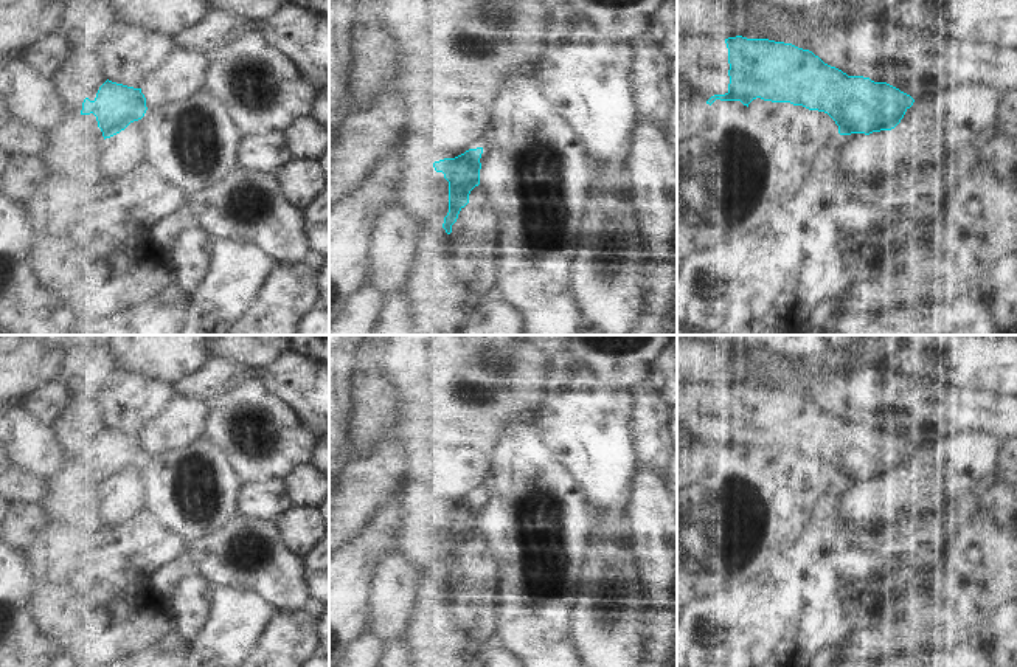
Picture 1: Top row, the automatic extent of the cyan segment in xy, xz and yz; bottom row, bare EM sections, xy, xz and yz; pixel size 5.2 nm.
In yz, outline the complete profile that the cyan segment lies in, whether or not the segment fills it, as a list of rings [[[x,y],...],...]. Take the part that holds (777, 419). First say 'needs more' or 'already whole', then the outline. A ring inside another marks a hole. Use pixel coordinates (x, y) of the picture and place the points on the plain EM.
needs more | [[[677,386],[677,427],[702,442],[706,451],[741,448],[744,453],[761,445],[772,450],[790,450],[809,458],[828,461],[838,473],[840,482],[894,476],[915,447],[887,430],[874,430],[863,423],[848,423],[824,411],[809,397],[769,386]]]

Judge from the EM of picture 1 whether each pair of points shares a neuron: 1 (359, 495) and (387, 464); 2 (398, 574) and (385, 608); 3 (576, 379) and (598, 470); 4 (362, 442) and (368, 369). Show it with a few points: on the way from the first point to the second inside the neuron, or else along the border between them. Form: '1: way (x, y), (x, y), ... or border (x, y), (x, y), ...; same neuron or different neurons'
1: way (364, 487), (379, 472); same neuron
2: way (396, 582), (396, 597), (393, 601); same neuron
3: way (578, 402), (598, 447); same neuron
4: way (368, 424), (368, 388); same neuron

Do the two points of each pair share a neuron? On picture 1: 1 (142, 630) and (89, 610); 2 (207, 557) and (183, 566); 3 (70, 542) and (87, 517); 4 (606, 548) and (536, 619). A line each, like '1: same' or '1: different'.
1: different
2: different
3: different
4: different

